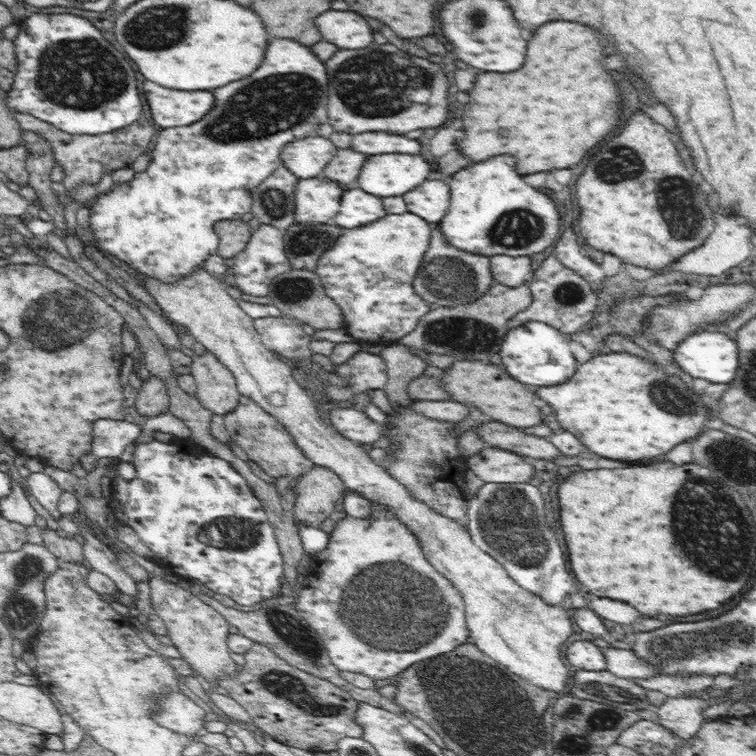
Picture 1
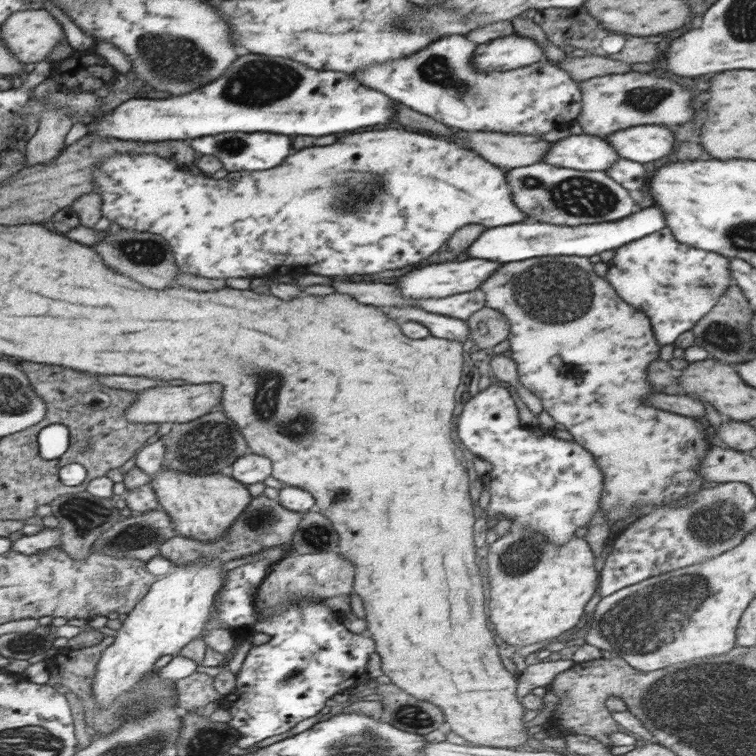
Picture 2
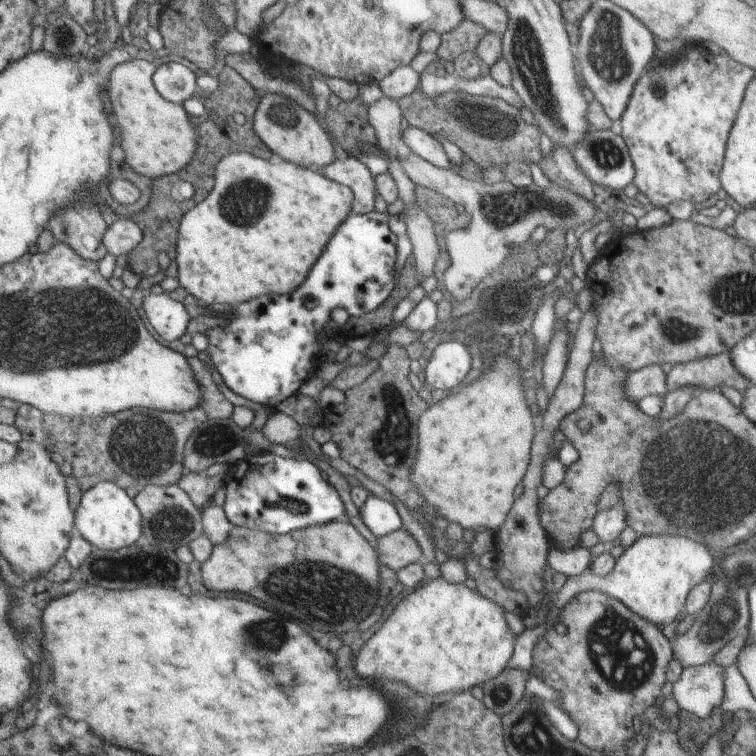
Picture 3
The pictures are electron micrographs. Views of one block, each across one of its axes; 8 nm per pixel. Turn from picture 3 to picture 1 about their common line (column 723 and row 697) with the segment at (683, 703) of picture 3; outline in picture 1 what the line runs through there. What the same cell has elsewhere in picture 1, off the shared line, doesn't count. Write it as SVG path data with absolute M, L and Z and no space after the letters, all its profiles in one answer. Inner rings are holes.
M686 695L667 697L662 705L656 707L655 722L668 728L681 739L690 739L704 723L704 710L710 706L708 700Z

